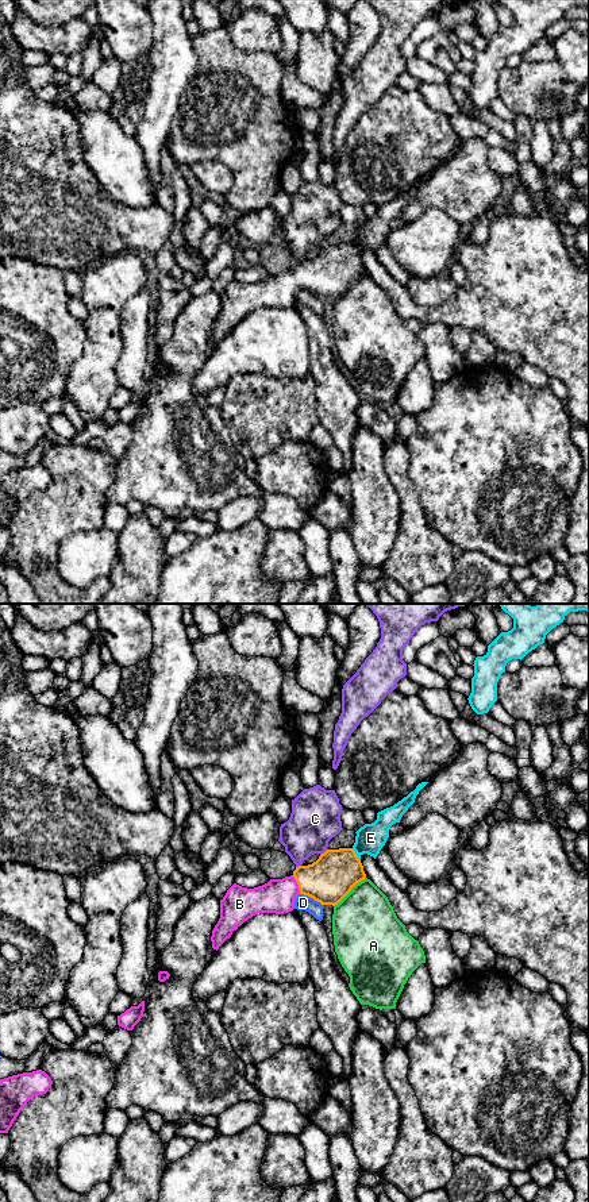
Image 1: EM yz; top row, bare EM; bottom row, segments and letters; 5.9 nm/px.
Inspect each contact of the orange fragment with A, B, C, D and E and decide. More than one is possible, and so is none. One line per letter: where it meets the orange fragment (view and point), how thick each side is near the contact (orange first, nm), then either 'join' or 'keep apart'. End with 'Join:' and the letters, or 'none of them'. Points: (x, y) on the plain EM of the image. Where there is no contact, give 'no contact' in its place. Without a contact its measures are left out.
A: yz (349, 286) | 280/400 nm | keep apart
B: yz (297, 278) | 280/200 nm | join
C: yz (324, 247) | 280/300 nm | keep apart
D: yz (311, 292) | 280/100 nm | keep apart
E: yz (355, 250) | 280/170 nm | keep apart
Join: B

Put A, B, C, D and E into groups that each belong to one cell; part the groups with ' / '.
A / B / C / D / E

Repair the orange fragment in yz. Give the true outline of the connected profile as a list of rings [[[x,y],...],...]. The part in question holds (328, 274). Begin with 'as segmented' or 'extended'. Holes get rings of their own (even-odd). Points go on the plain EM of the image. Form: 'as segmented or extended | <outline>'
extended | [[[339,243],[327,244],[312,259],[296,262],[290,271],[270,274],[254,284],[234,278],[220,294],[220,313],[211,331],[212,343],[217,346],[234,325],[258,308],[292,307],[299,289],[335,301],[365,273],[355,246]]]

